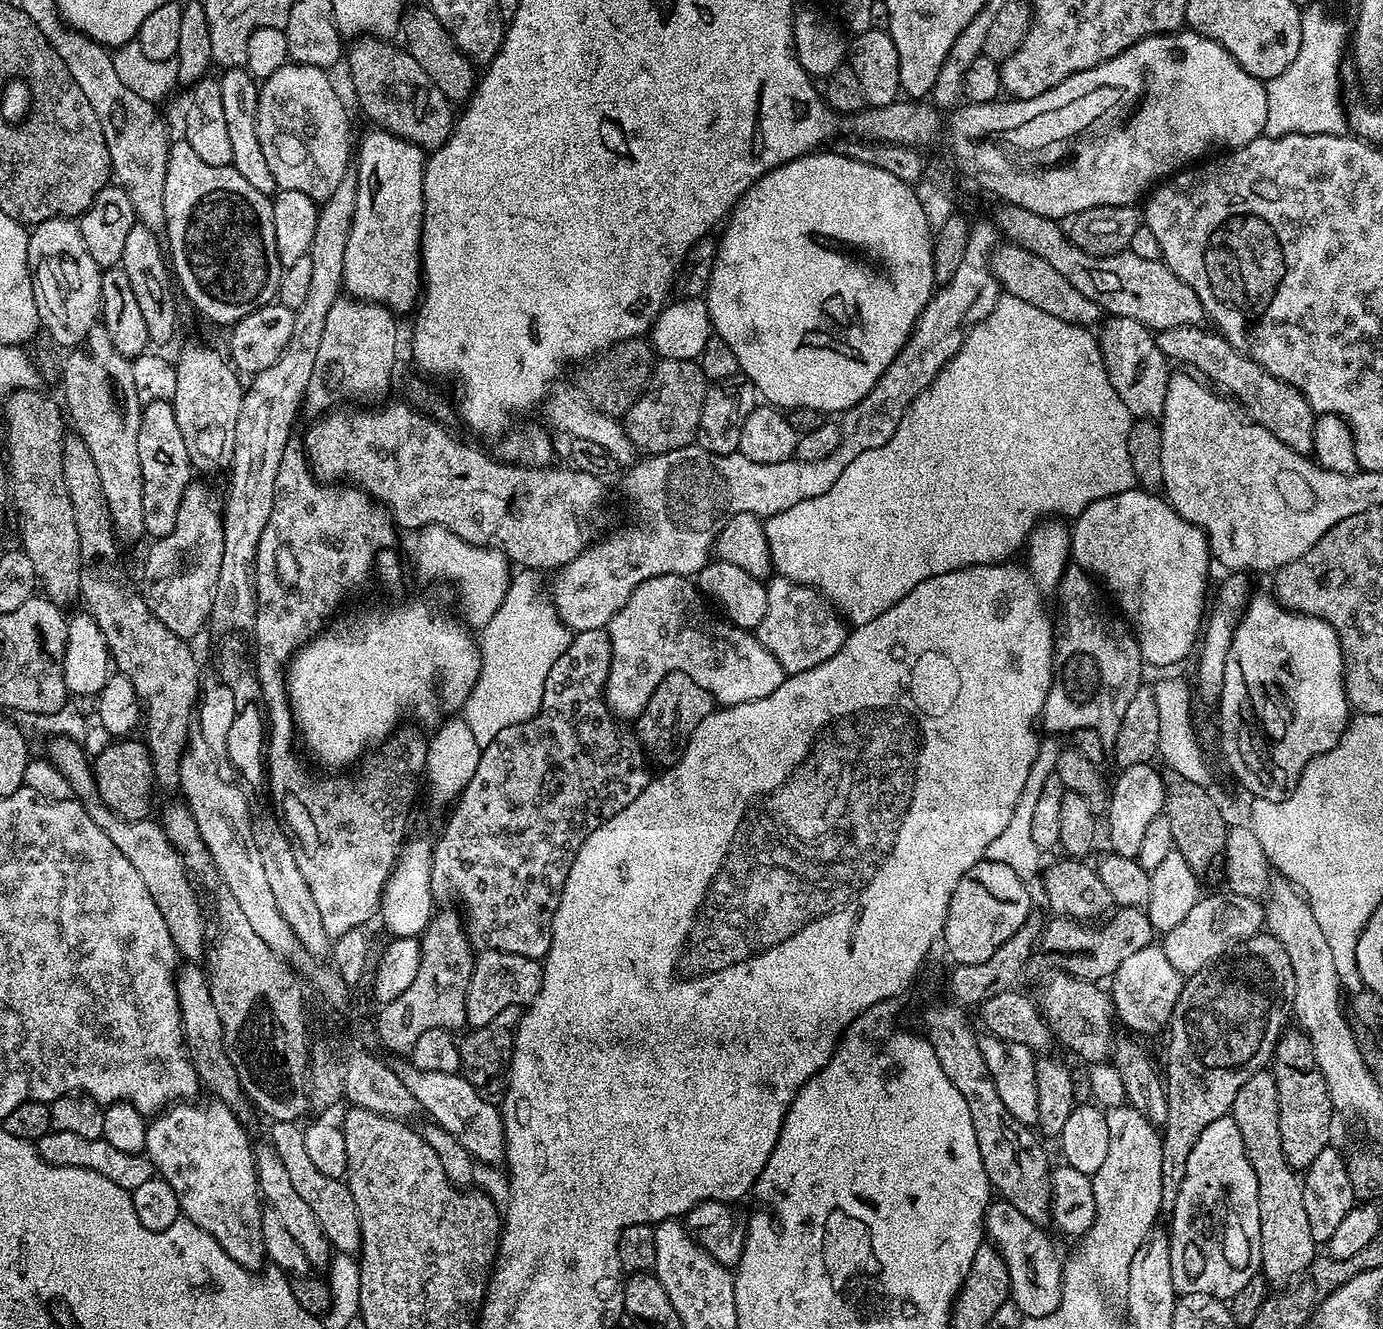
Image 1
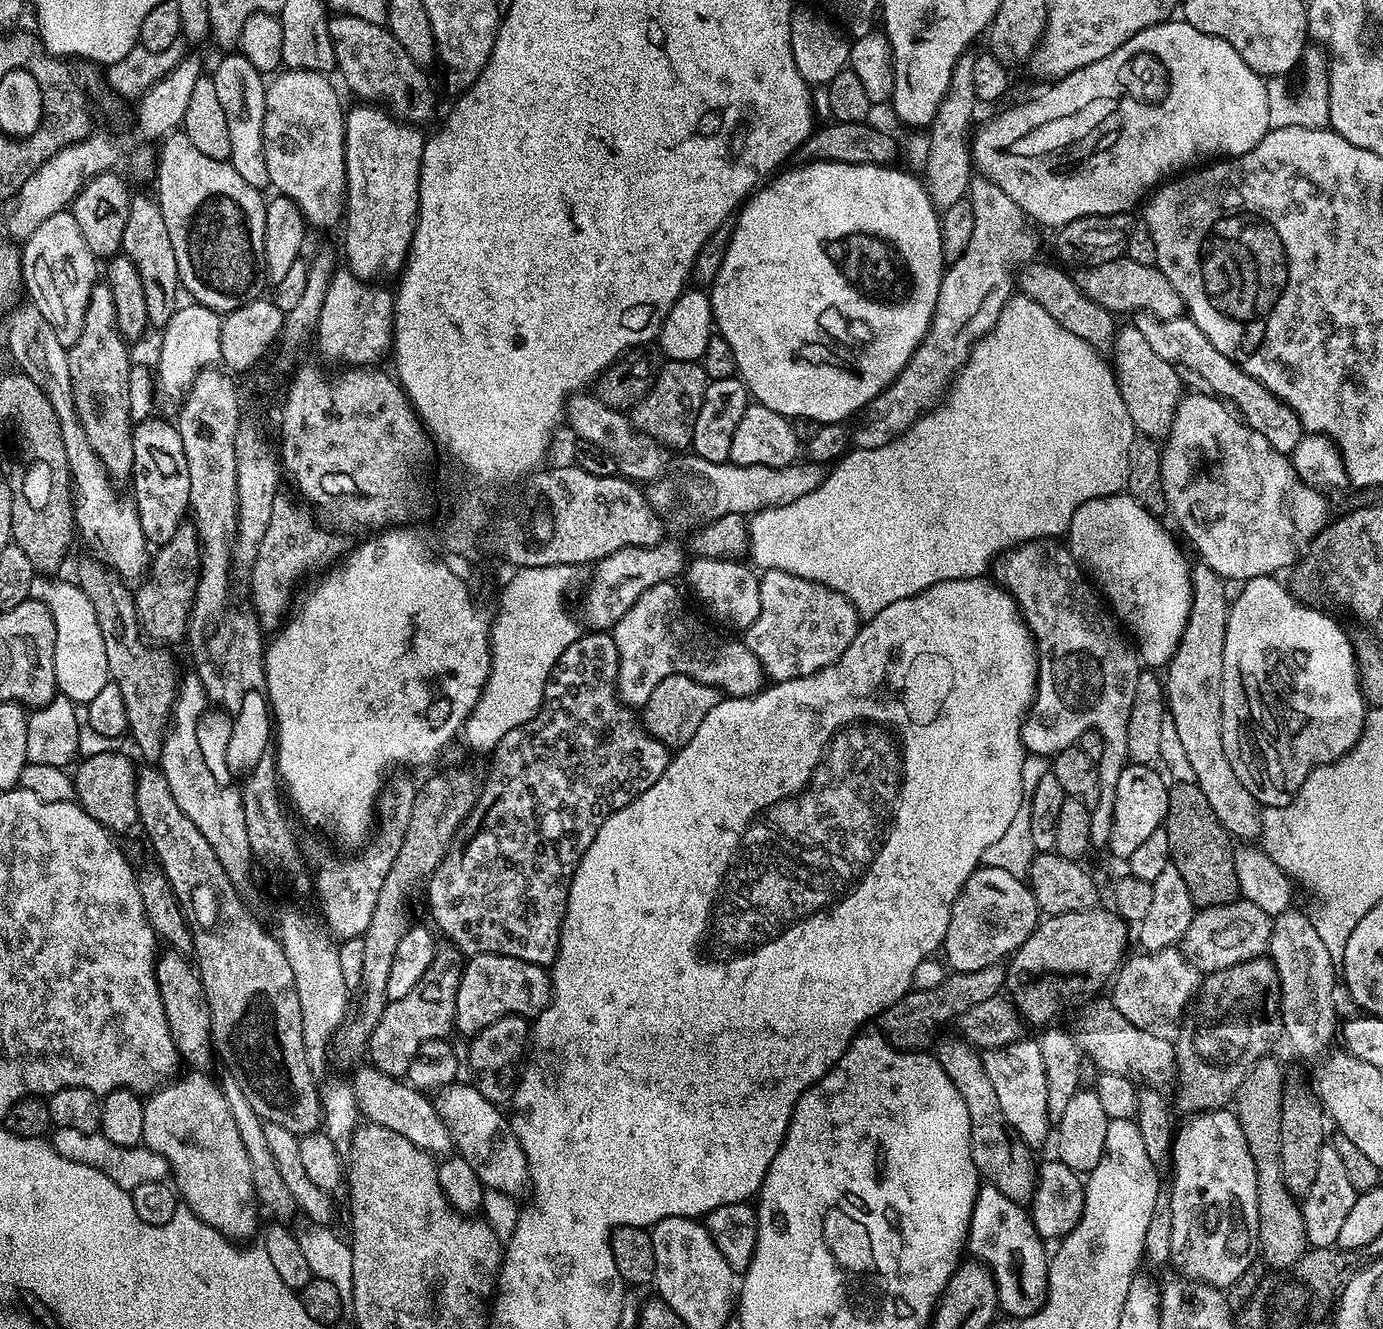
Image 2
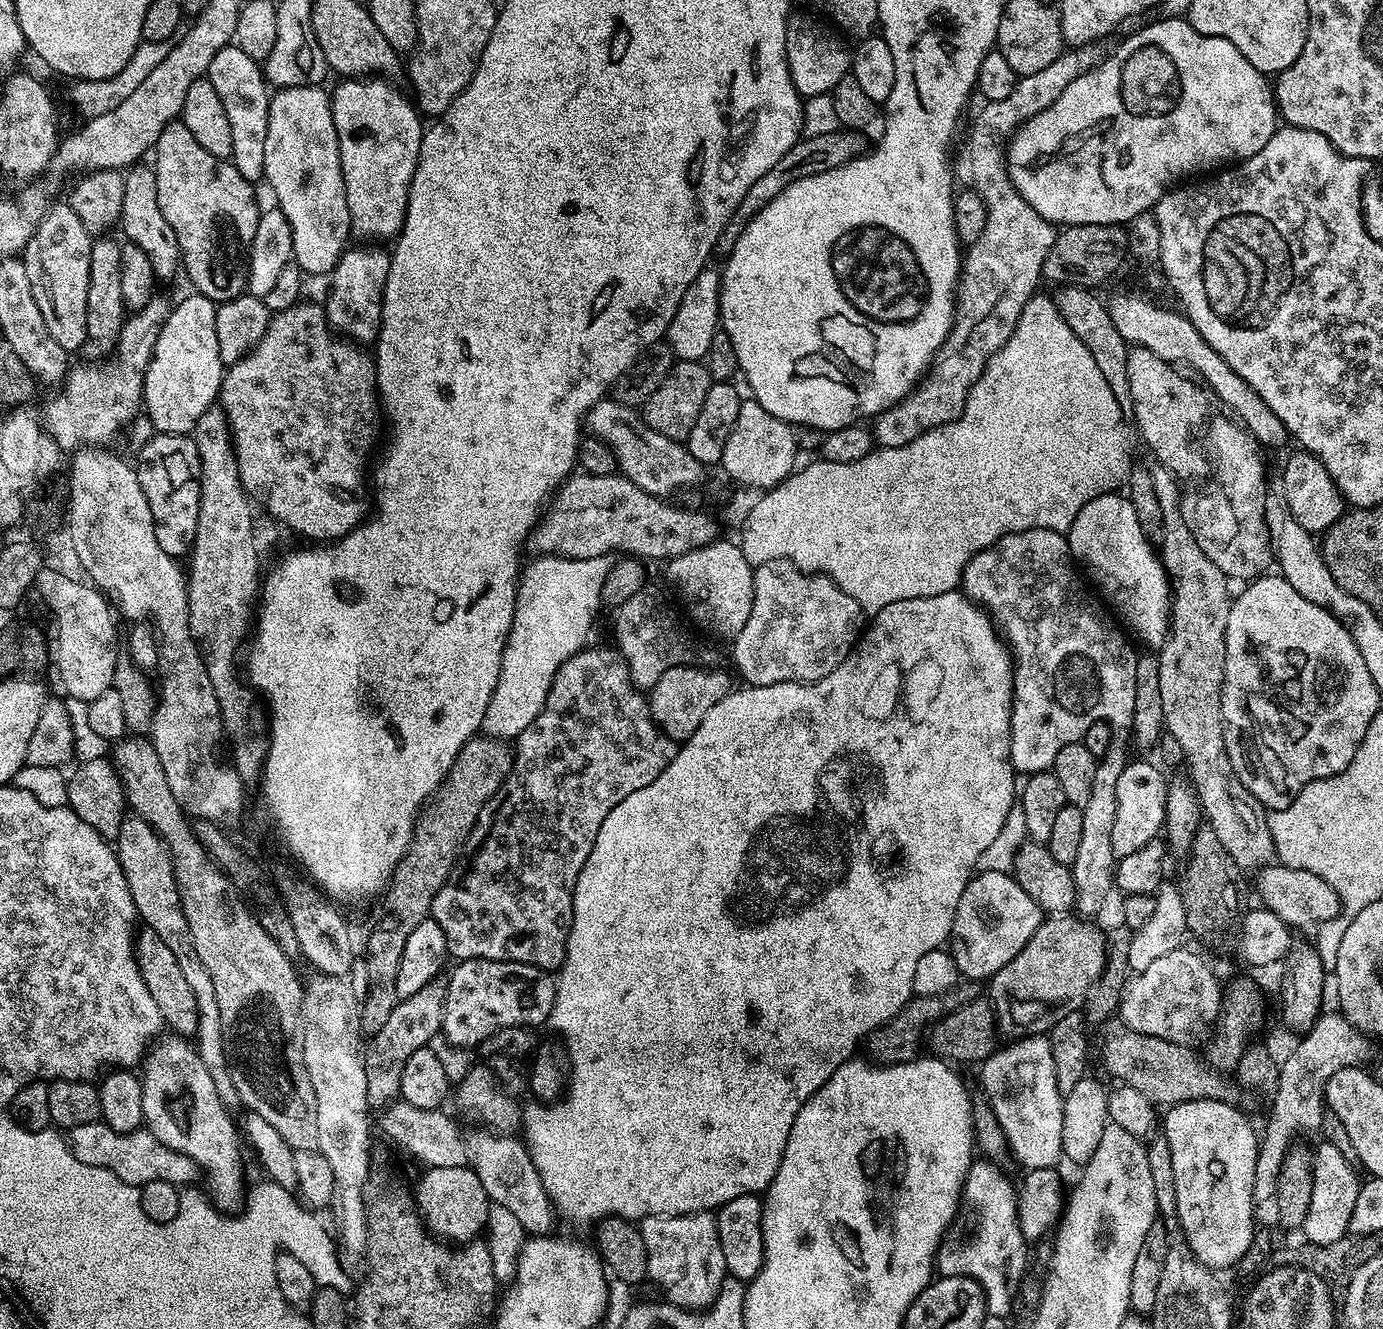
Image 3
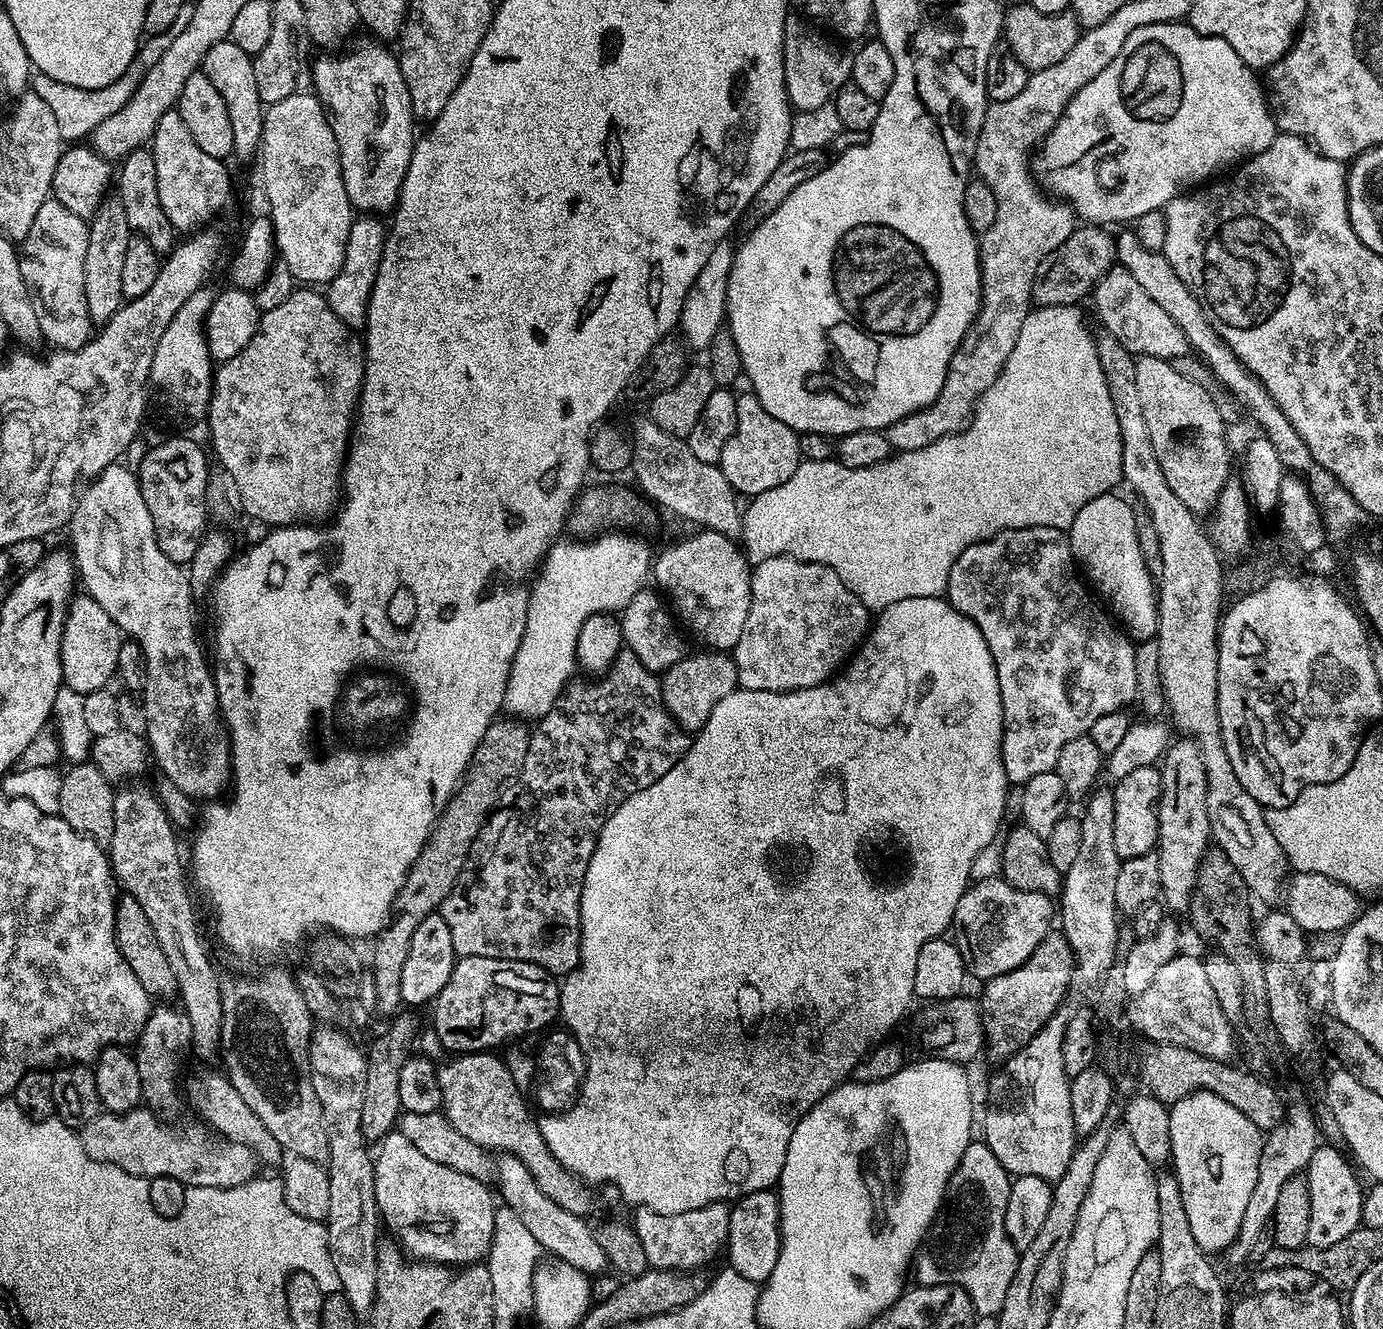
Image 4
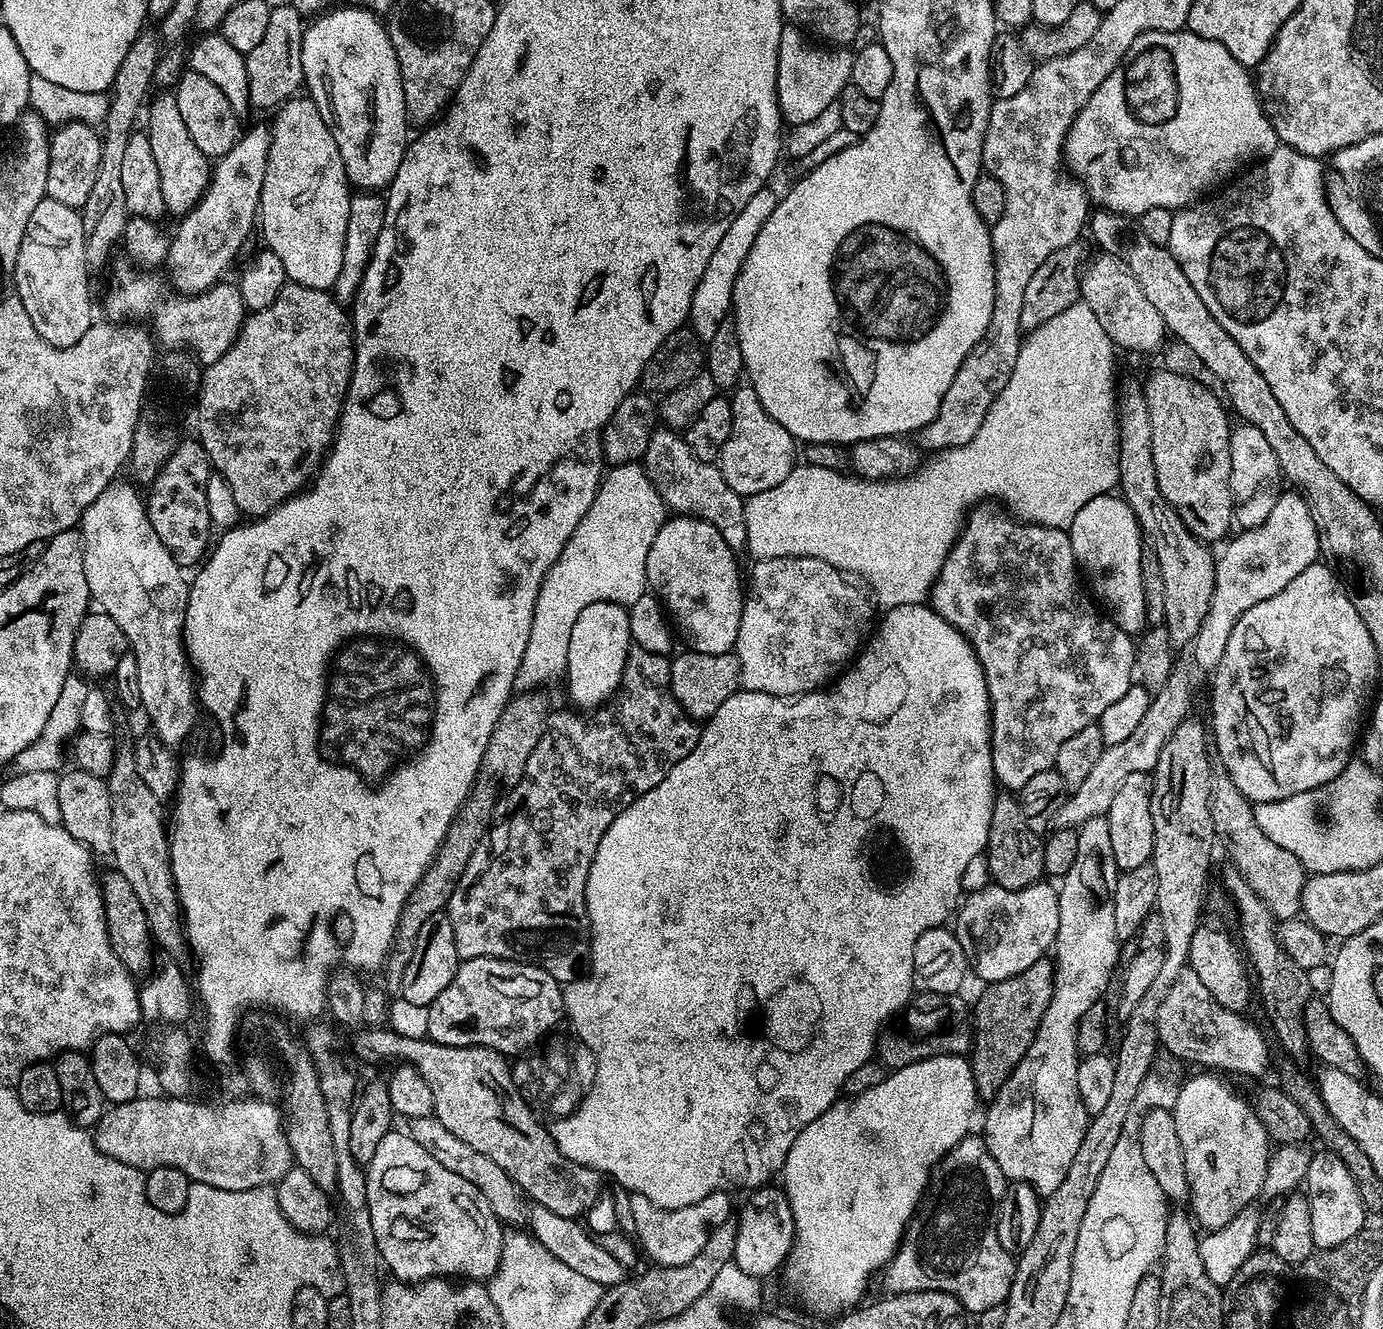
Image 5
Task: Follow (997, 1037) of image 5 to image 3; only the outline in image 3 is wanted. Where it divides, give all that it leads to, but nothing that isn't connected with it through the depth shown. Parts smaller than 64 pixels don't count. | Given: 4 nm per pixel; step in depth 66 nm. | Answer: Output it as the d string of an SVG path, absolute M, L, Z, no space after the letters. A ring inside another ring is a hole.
M1052 914L1041 919L1038 930L1034 930L1034 938L1030 938L1030 942L1026 942L1026 946L1022 946L1022 950L1018 950L1018 954L1010 958L1010 962L1006 962L1006 966L1002 966L1002 970L998 970L987 981L986 996L992 1005L992 1011L996 1013L1001 1033L1012 1028L1011 1035L1016 1038L1048 1034L1060 1018L1085 1007L1085 1001L1103 974L1108 950L1105 933L1100 933L1094 925L1087 924L1084 920L1087 919L1076 914Z

